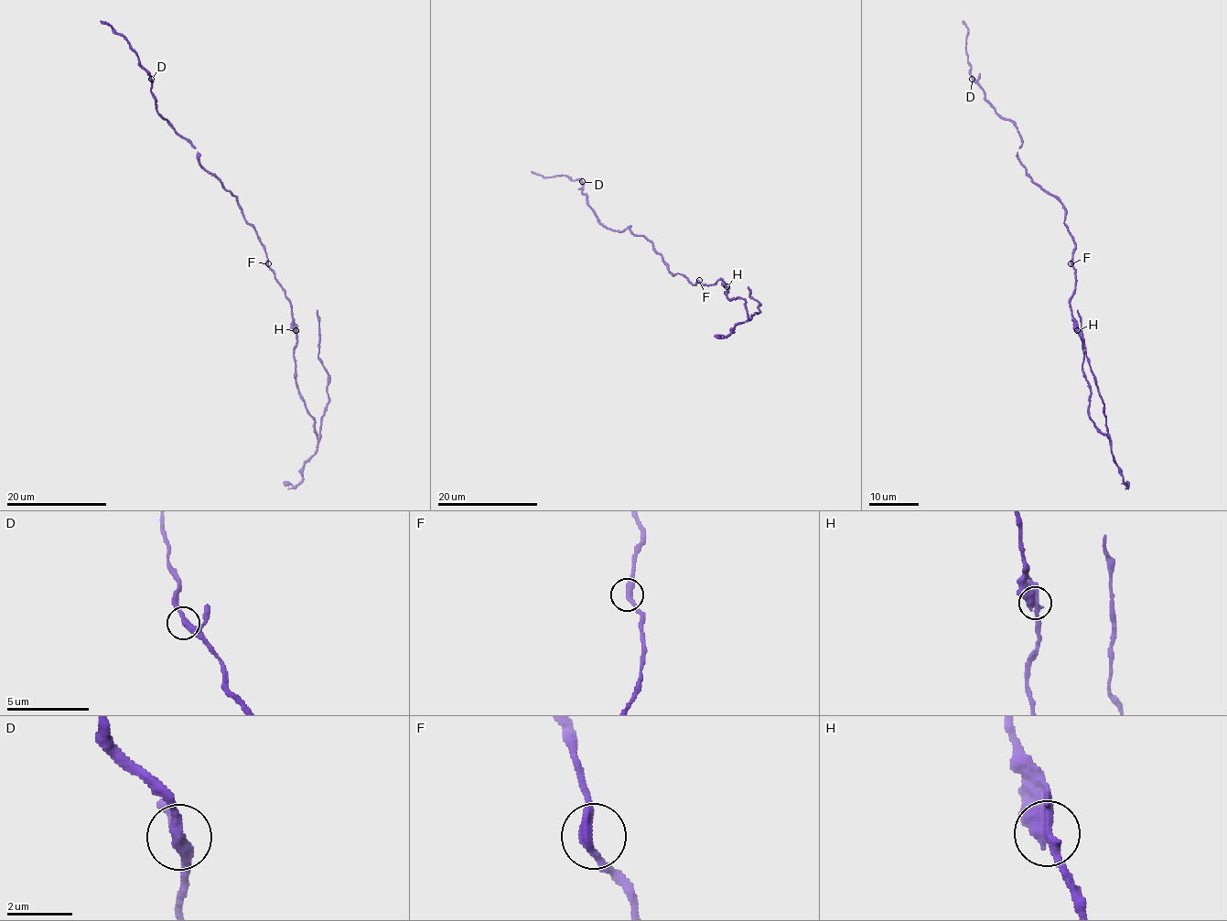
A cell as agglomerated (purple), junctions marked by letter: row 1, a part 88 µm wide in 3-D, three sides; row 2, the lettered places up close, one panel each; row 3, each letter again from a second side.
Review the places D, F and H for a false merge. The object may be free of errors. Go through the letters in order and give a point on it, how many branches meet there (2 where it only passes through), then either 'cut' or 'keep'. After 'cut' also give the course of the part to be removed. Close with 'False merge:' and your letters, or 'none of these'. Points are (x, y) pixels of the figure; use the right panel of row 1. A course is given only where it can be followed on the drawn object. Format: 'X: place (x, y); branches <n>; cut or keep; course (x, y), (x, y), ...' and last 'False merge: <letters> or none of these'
D: place (972, 79); branches 2; keep
F: place (1070, 263); branches 2; keep
H: place (1077, 330); branches 2; keep
False merge: none of these

